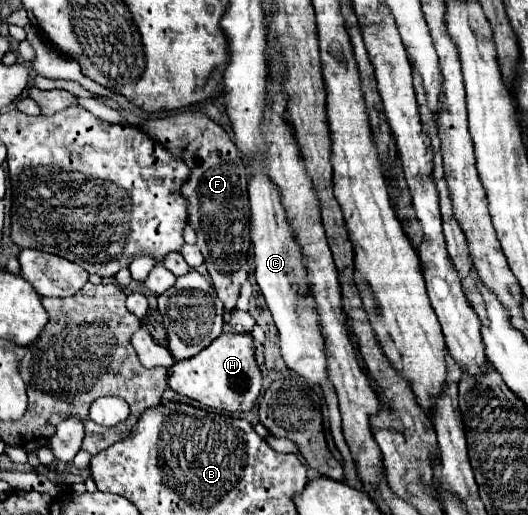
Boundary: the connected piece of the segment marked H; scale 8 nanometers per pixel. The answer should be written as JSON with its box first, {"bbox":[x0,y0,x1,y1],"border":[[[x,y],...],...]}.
{"bbox":[169,334,261,412],"border":[[[221,334],[195,358],[175,362],[169,368],[169,388],[207,408],[225,412],[249,412],[261,392],[261,370],[255,362],[251,334]]]}

